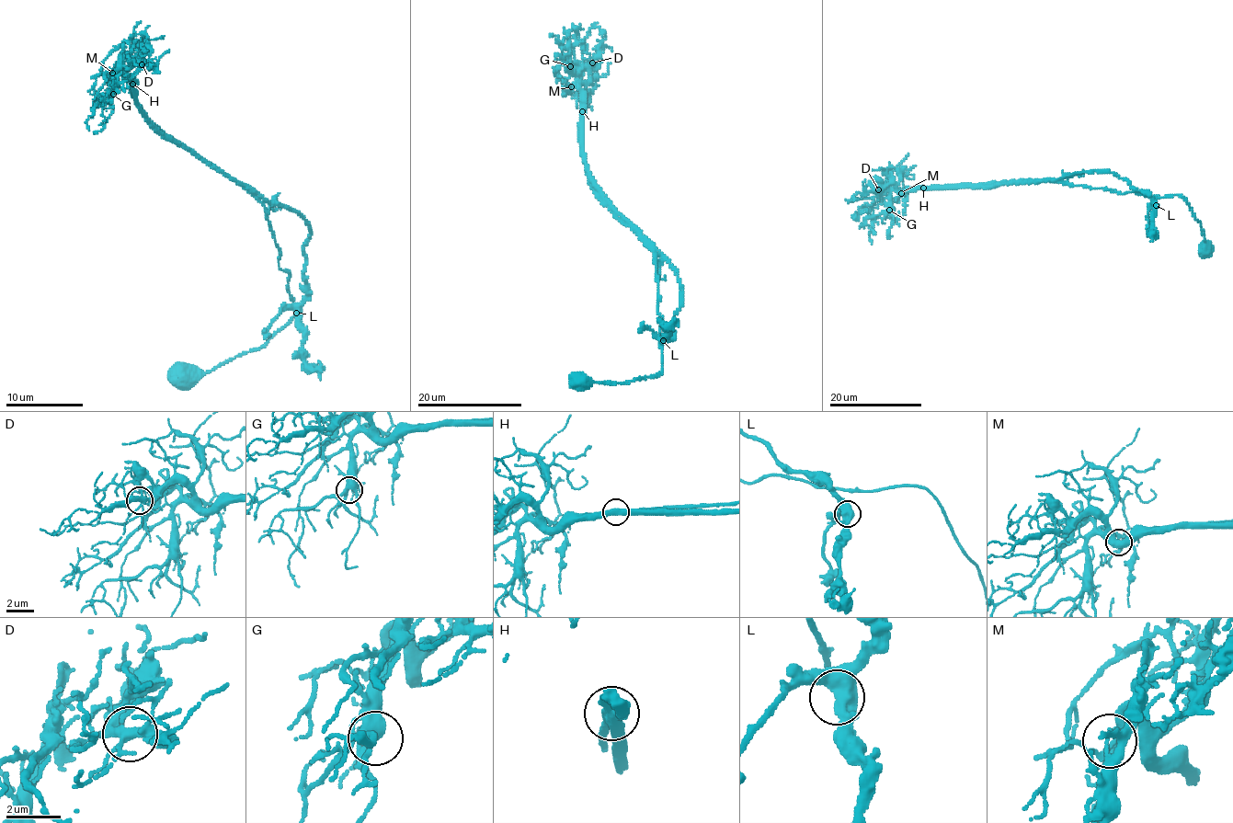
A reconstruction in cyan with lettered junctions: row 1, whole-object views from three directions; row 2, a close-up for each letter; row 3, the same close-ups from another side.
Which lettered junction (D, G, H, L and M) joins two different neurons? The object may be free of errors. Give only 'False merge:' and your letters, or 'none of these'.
False merge: none of these

